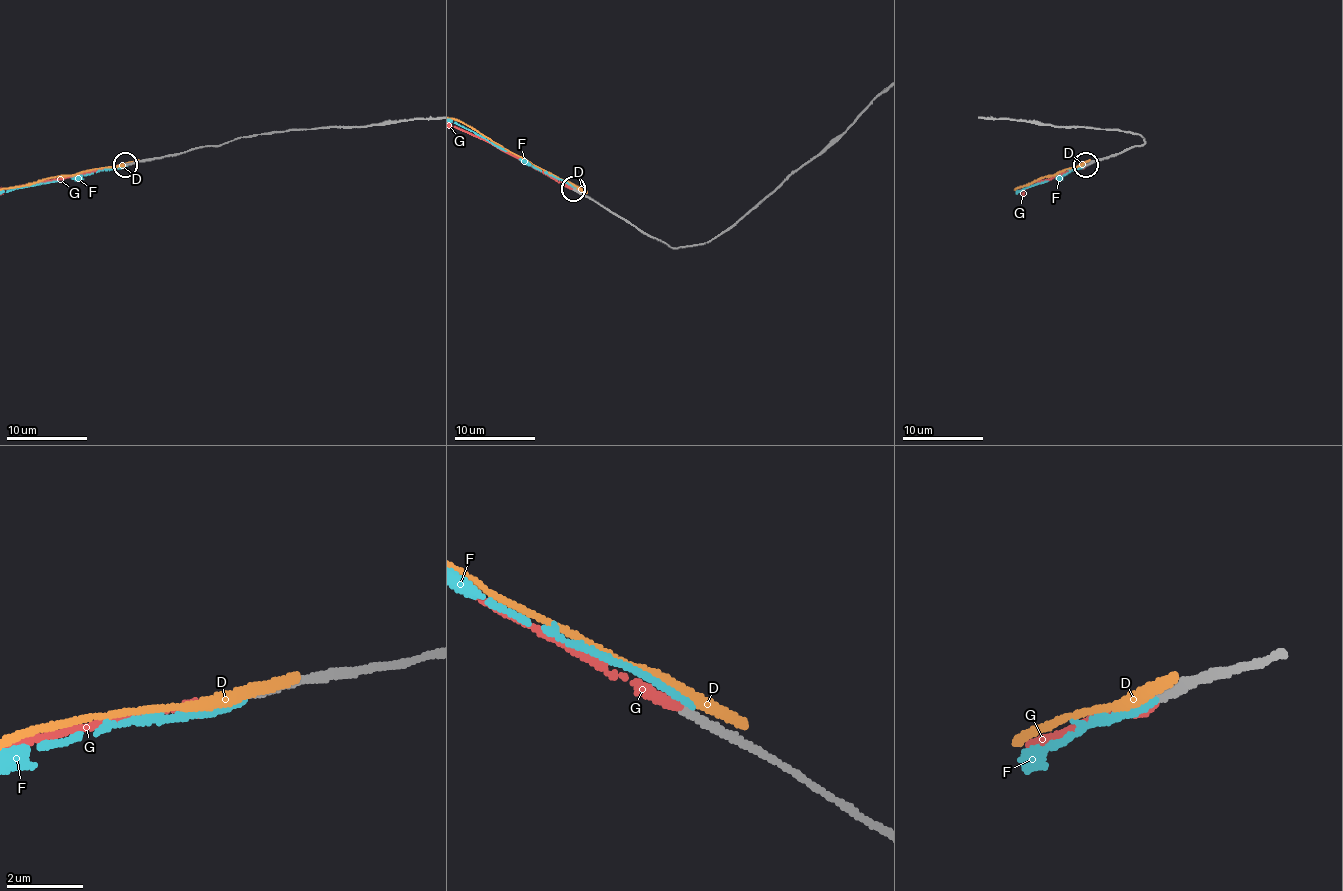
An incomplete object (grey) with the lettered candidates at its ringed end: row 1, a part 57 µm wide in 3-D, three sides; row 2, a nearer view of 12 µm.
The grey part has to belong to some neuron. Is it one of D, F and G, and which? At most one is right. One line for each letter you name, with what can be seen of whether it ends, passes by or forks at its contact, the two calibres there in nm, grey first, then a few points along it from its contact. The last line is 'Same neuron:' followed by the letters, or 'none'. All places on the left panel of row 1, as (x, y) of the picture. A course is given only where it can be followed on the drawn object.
G: it ends | 220/300 nm
Same neuron: G

